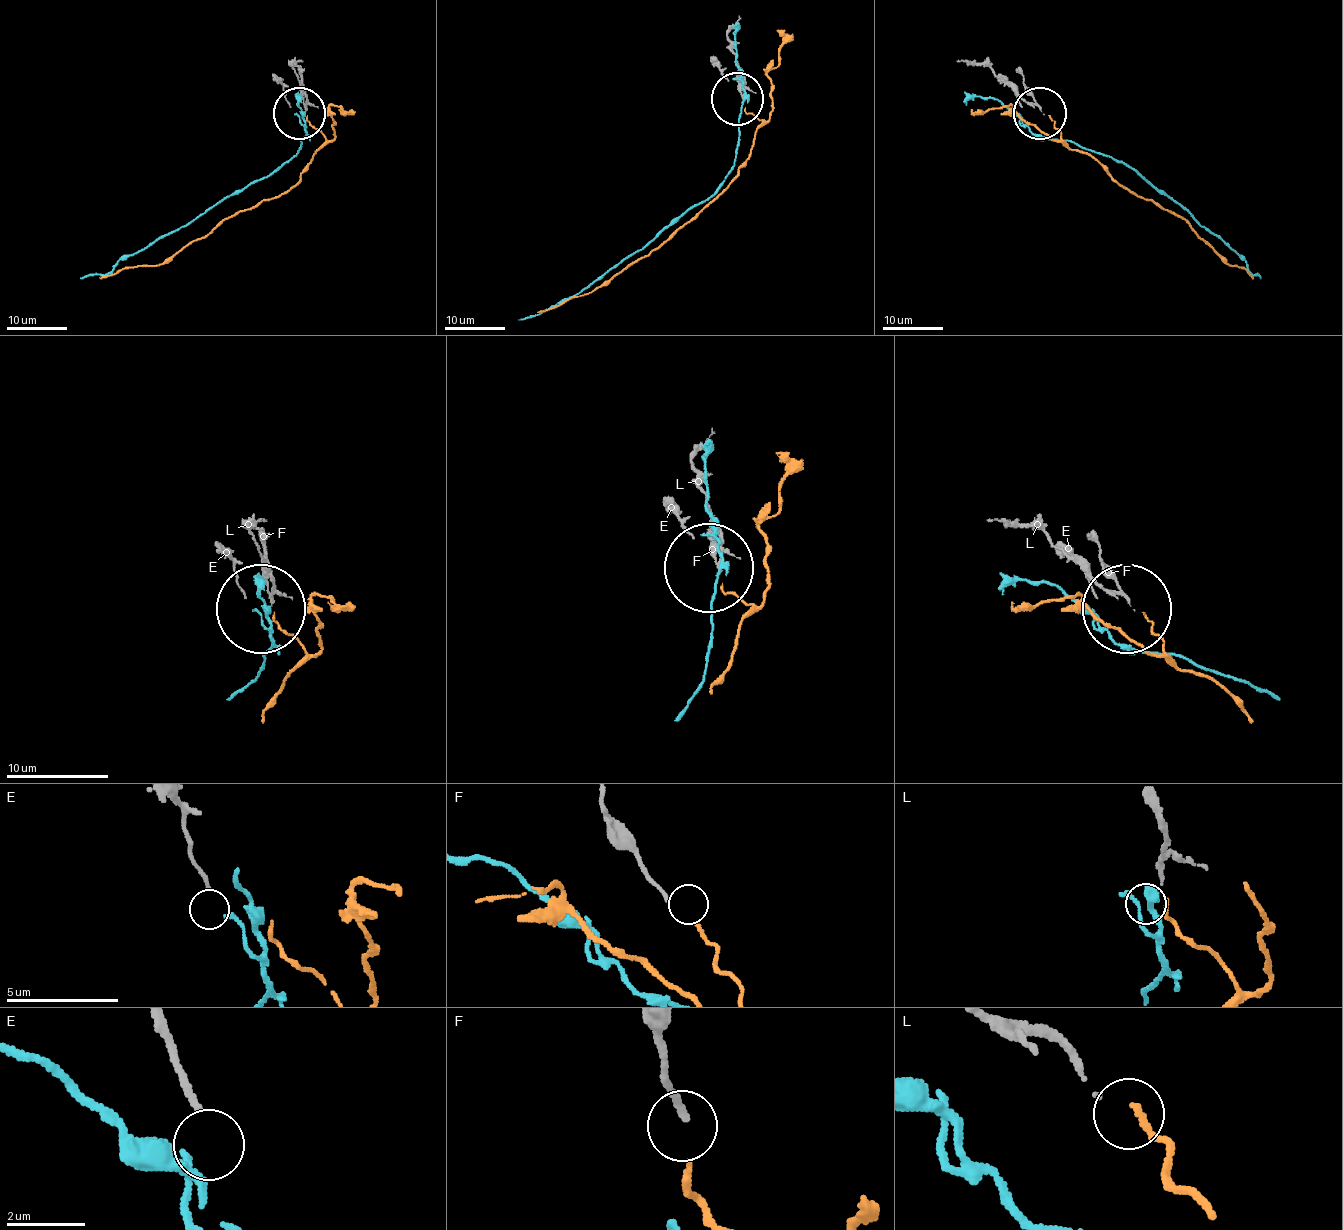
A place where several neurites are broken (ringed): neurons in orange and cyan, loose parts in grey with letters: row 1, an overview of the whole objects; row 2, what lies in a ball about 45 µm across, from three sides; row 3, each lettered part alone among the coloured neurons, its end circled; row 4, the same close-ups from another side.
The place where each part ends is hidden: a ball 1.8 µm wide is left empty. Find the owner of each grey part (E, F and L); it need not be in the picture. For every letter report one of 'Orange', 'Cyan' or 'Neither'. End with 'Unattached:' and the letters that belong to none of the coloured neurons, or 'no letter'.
E: Cyan
F: Orange
L: Neither
Unattached: L

